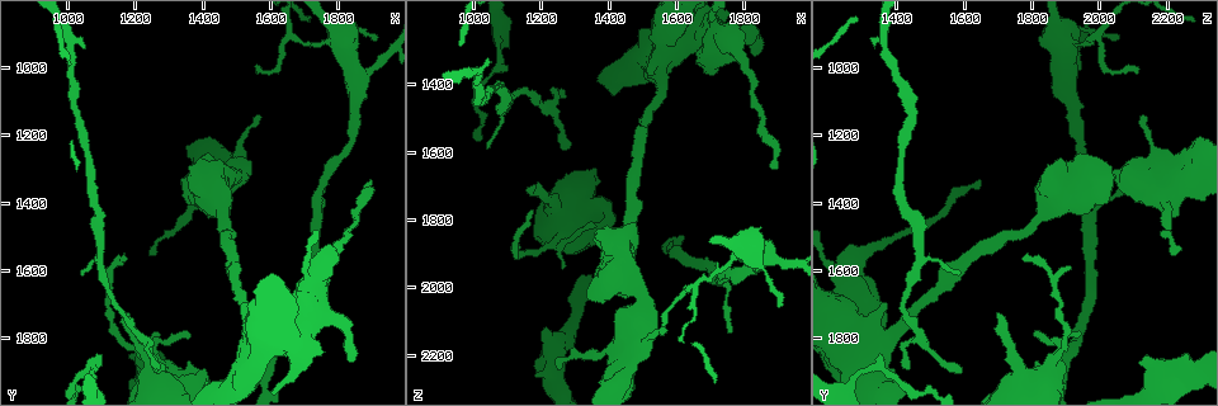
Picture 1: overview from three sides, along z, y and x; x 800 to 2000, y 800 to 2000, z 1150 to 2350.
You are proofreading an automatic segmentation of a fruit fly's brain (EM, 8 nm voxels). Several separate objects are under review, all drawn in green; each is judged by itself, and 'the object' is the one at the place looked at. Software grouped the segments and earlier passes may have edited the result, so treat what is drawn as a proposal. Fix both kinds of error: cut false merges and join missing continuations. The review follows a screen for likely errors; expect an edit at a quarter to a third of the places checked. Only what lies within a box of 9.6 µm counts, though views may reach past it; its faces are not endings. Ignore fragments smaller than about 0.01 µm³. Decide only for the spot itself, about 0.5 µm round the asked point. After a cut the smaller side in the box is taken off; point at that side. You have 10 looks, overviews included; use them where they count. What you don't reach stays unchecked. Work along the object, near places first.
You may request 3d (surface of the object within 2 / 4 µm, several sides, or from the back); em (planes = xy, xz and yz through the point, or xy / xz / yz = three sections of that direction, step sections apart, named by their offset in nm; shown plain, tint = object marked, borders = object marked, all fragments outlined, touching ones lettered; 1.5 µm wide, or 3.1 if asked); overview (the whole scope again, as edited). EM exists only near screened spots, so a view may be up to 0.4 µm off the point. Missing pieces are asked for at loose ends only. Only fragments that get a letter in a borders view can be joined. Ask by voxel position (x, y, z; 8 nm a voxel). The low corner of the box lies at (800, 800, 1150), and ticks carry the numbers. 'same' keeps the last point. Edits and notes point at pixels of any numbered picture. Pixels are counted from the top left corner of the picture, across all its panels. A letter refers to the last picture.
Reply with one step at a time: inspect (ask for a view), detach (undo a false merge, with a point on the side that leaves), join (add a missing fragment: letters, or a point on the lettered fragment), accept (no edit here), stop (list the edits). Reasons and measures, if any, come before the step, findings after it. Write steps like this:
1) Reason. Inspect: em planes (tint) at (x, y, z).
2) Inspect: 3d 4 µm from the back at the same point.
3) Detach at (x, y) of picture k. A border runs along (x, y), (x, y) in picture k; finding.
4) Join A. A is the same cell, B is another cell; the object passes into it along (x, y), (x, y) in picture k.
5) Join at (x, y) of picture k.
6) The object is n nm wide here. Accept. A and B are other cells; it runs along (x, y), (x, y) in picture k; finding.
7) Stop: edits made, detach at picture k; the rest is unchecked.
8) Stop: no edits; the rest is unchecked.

Sudden change in width. Inspect: 3d 4 µm at (1710, 1620, 1230).

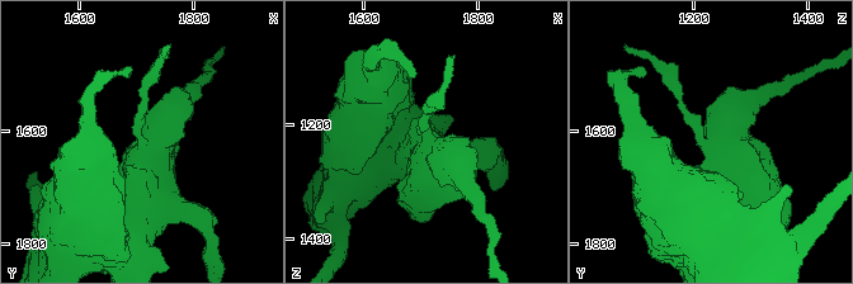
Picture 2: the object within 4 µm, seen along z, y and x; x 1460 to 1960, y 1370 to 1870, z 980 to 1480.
3 arms meet here; now the EM. Inspect: em planes (tint) at (1715, 1625, 1220).

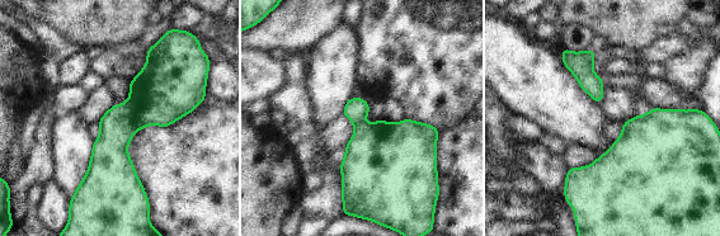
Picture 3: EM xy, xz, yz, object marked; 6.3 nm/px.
What lies round it. Inspect: em planes (borders) at the same point.

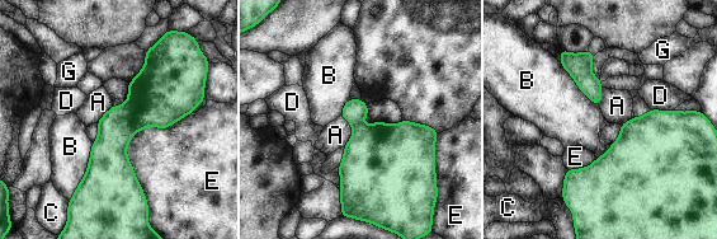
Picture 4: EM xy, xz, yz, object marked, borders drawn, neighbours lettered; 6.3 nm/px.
Accept. A, B, C, D, E and G are other cells; continuous, no second neuron.

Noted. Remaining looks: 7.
Free end. Inspect: 3d 4 µm at (1280, 1880, 1590).

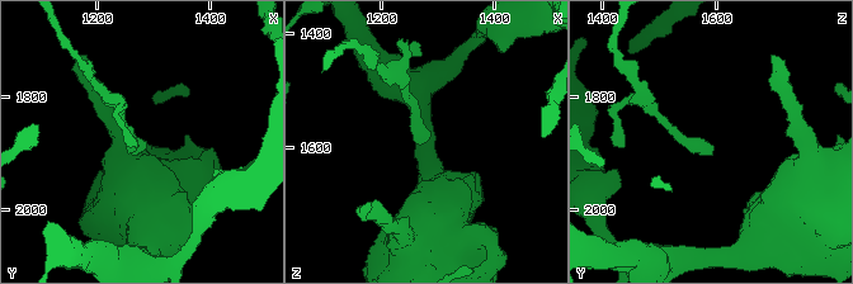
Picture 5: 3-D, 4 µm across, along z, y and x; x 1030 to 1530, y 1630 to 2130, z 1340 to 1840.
Now the EM. Inspect: em planes (plain) at (1285, 1880, 1580).

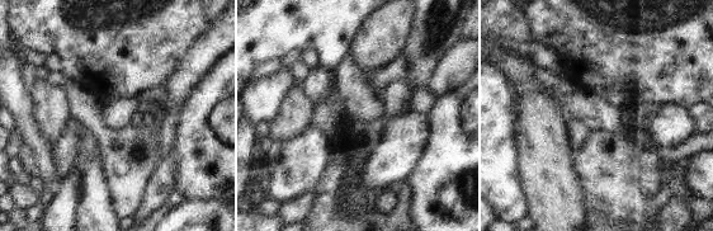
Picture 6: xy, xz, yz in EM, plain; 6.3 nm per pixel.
See the neighbours. Inspect: em planes (borders) at the same point.

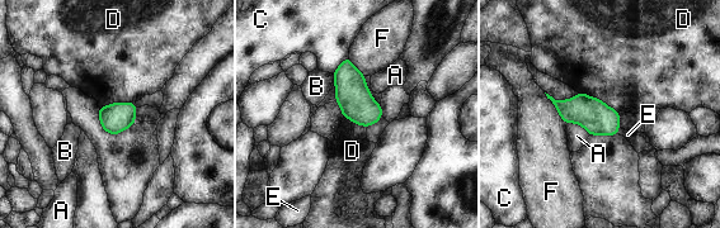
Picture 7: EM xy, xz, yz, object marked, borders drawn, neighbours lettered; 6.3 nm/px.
The longest contact is with D, 300 nm. Accept. A, B, C, D, E and F are other cells; a border runs along (578, 91), (601, 99), (619, 113) in picture 7; none of them fits.

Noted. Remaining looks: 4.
An open end. Inspect: 3d 2 µm at (1180, 1570, 1770).

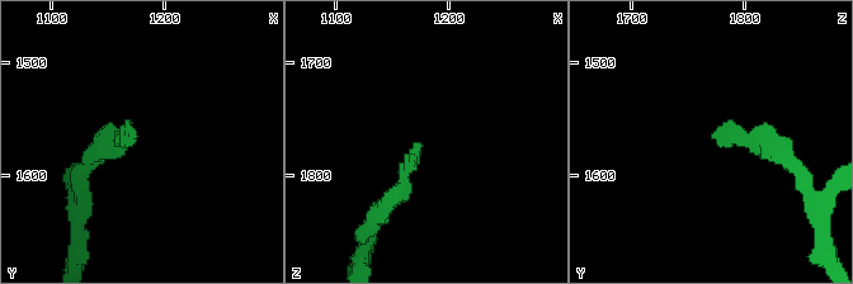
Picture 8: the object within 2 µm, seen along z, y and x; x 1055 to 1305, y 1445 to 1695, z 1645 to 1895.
Shape alone is not enough. Inspect: em planes (borders) at (1176, 1564, 1770).

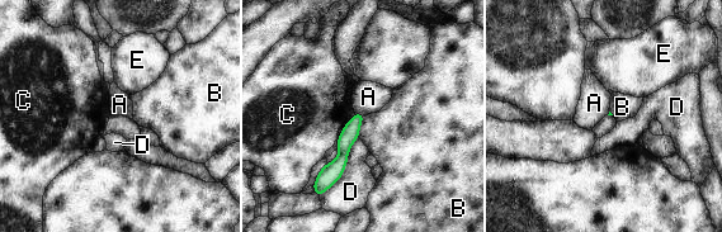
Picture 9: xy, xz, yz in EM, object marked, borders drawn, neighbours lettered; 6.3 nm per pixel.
Accept. A, B, C, D and E are other cells; a border runs along (354, 112), (364, 114) in picture 9; no lettered fragment goes on from it.

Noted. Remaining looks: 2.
Thin end. Inspect: em planes (borders) at (1900, 910, 2070).

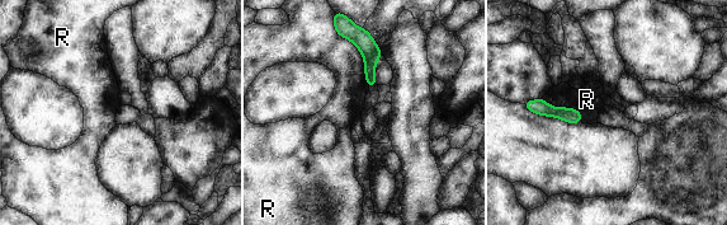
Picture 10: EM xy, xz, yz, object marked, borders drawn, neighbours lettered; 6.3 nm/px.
Accept. R is another cell; it runs along (343, 33), (369, 51), (371, 83) in picture 10; none of them fits.

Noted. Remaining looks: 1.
Stop: no edits; the rest is unchecked.

